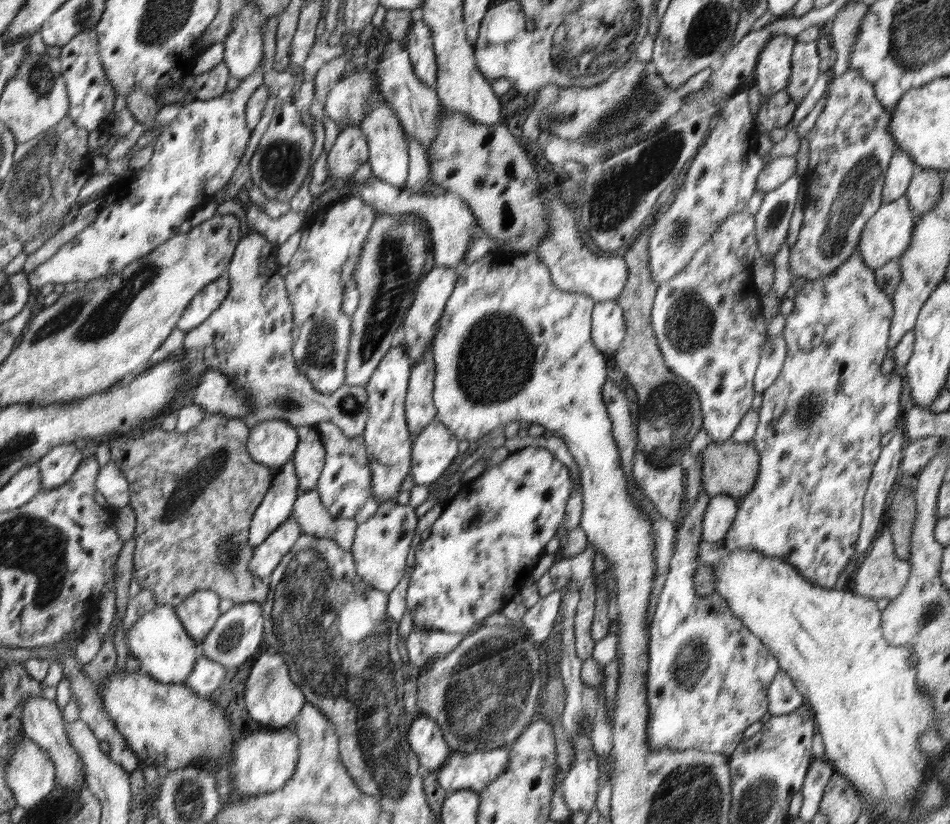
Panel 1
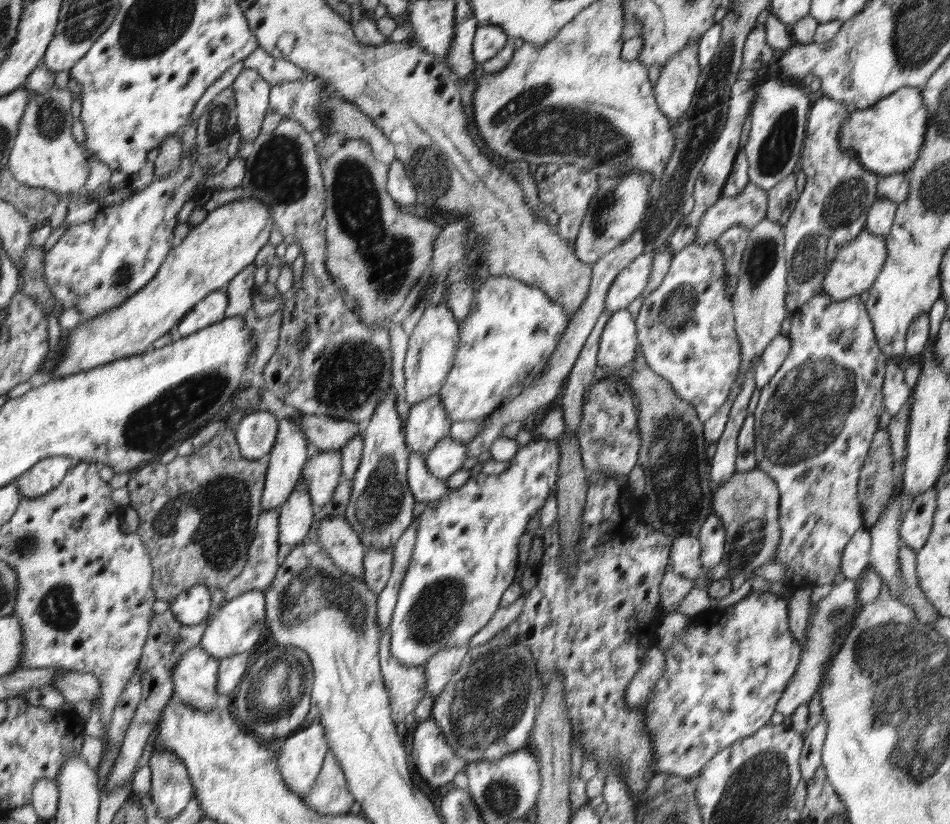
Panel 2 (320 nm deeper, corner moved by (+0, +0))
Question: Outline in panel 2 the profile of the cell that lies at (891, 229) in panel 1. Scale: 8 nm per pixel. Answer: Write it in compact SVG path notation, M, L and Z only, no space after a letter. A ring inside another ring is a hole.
M864 229L856 238L838 249L834 260L823 280L822 292L831 296L832 300L844 300L852 295L859 296L868 290L882 270L887 257L885 236L870 234Z

